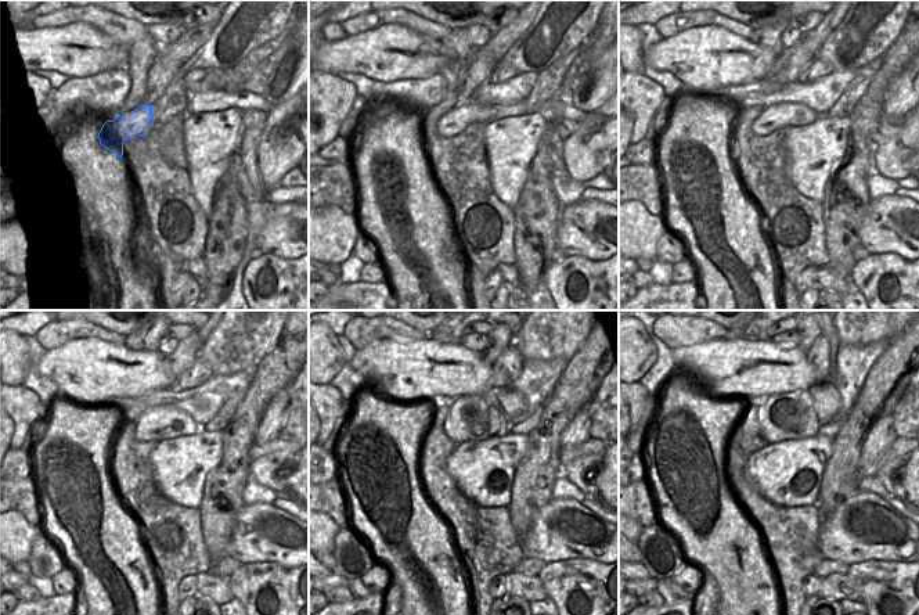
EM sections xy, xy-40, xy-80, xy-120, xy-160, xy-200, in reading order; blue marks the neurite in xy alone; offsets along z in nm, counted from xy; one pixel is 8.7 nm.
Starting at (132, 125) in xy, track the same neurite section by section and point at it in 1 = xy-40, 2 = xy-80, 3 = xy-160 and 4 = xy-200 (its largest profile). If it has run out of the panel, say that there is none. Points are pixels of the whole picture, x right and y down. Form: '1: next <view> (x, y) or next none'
1: next xy-40 (458, 118)
2: next xy-80 (775, 117)
3: next xy-160 (471, 417)
4: next xy-200 (788, 416)

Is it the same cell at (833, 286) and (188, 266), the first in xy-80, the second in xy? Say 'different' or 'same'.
same

